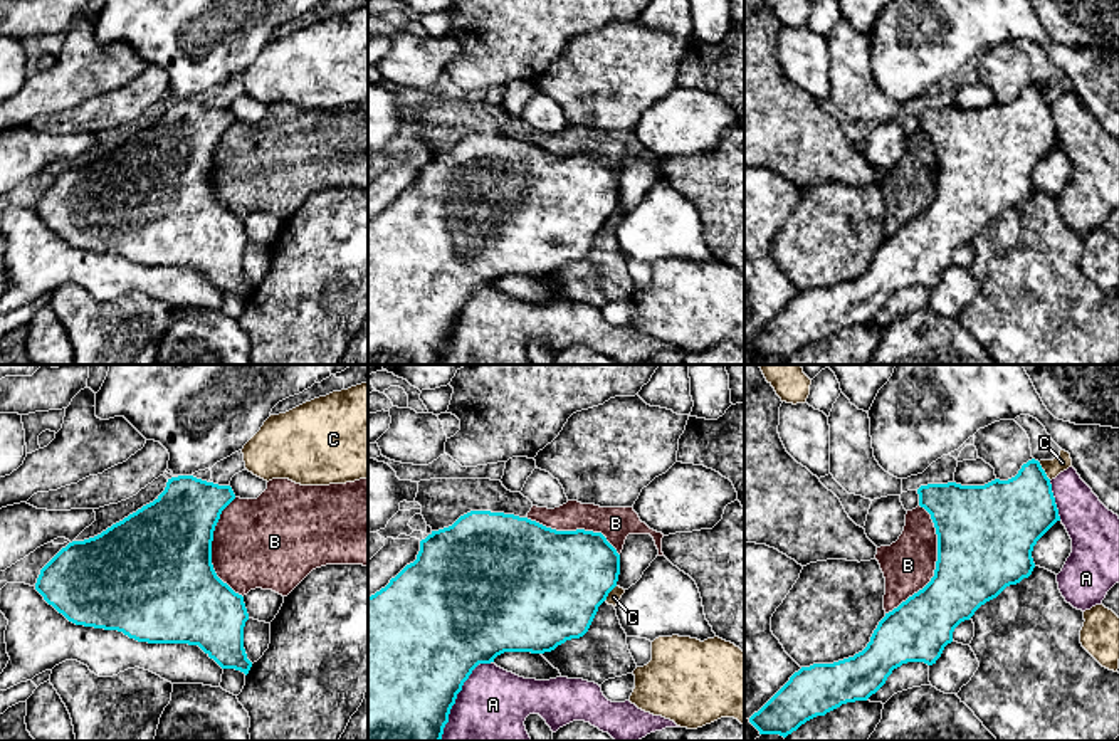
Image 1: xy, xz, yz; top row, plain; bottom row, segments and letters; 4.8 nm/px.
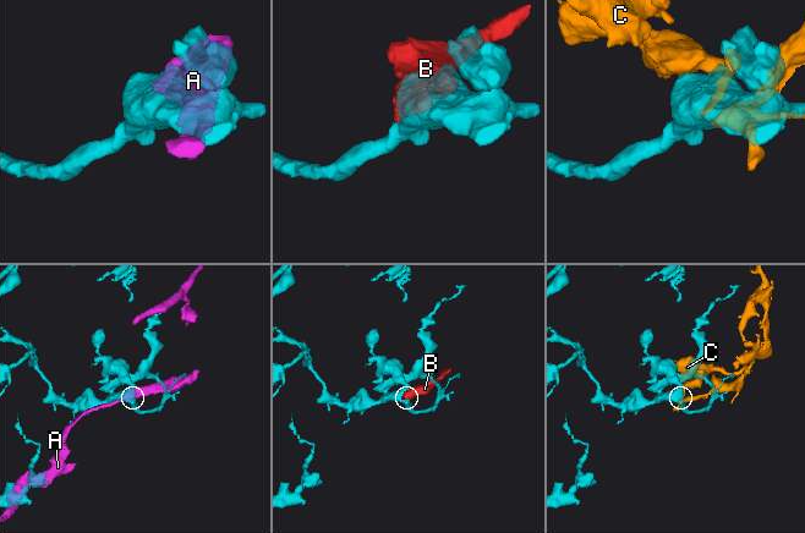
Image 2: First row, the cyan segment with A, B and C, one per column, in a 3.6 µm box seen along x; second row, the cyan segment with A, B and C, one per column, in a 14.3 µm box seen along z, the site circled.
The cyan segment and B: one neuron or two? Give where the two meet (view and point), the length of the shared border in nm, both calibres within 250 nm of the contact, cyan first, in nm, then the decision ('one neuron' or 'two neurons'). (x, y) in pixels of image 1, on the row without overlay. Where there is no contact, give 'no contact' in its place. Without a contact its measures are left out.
contact yz (936, 189); length 550 nm; calibres 440 and 260 nm; two neurons

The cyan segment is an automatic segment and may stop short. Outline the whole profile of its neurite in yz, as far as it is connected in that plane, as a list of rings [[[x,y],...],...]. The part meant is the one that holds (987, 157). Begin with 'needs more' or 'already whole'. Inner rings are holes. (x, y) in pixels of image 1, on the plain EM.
already whole | [[[1035,82],[1023,87],[1008,104],[995,102],[985,109],[927,108],[921,109],[917,118],[919,129],[931,138],[938,158],[934,200],[922,213],[885,237],[862,276],[833,287],[813,287],[795,296],[749,341],[759,358],[786,361],[806,344],[825,339],[842,328],[867,324],[902,287],[936,287],[944,271],[953,265],[953,255],[961,245],[969,244],[981,229],[996,222],[1006,210],[1032,198],[1033,170],[1060,145],[1050,102]]]

